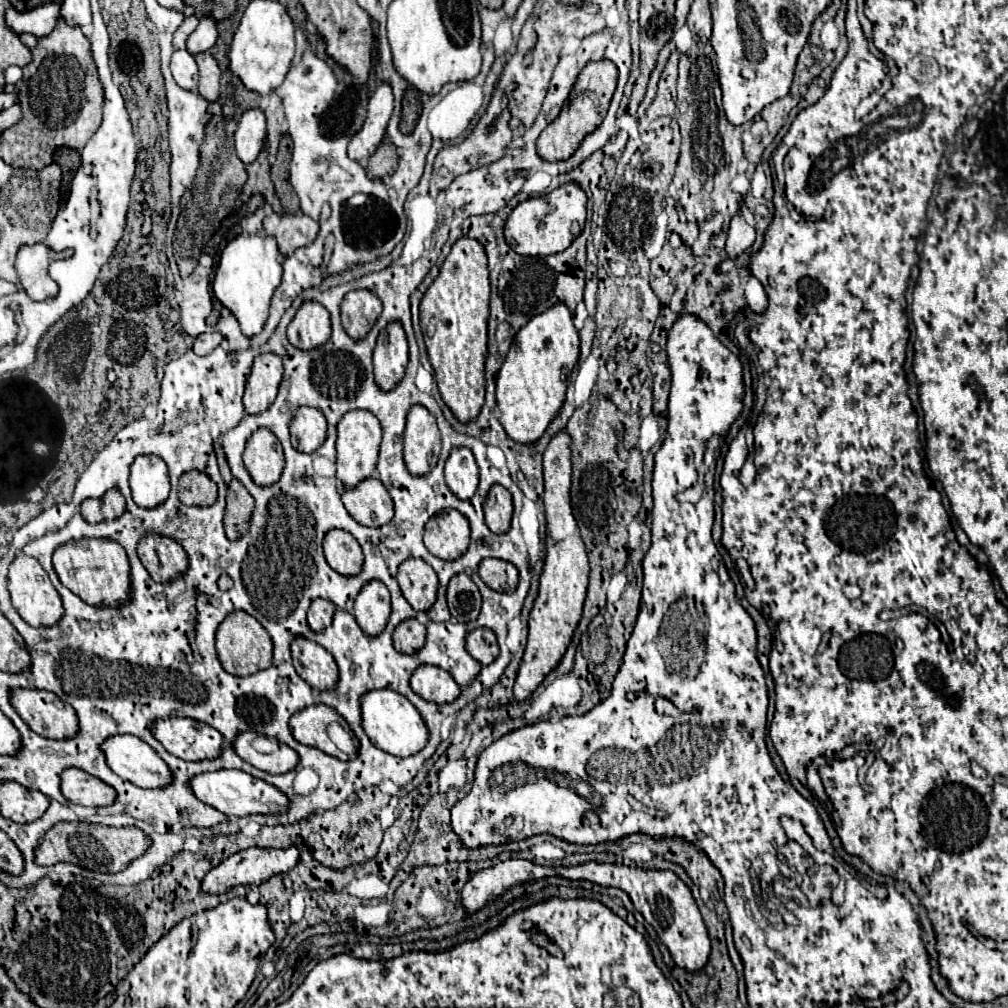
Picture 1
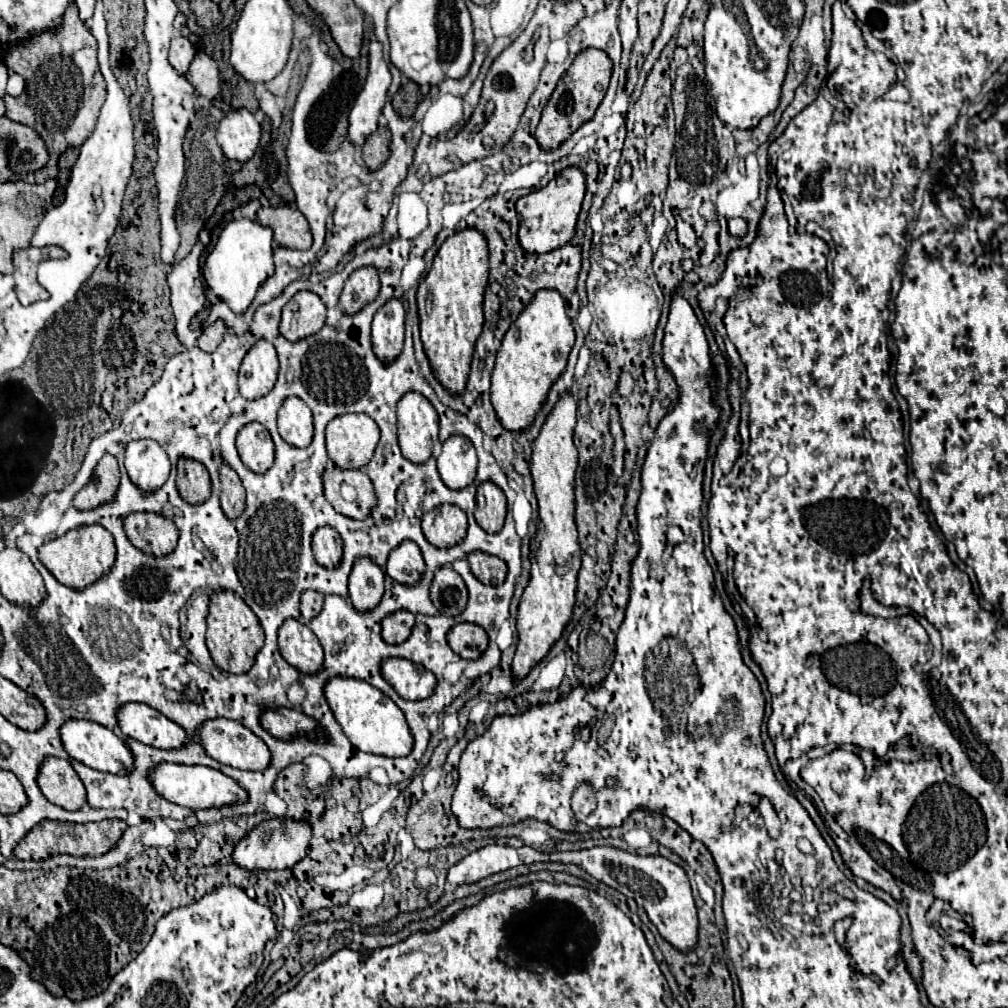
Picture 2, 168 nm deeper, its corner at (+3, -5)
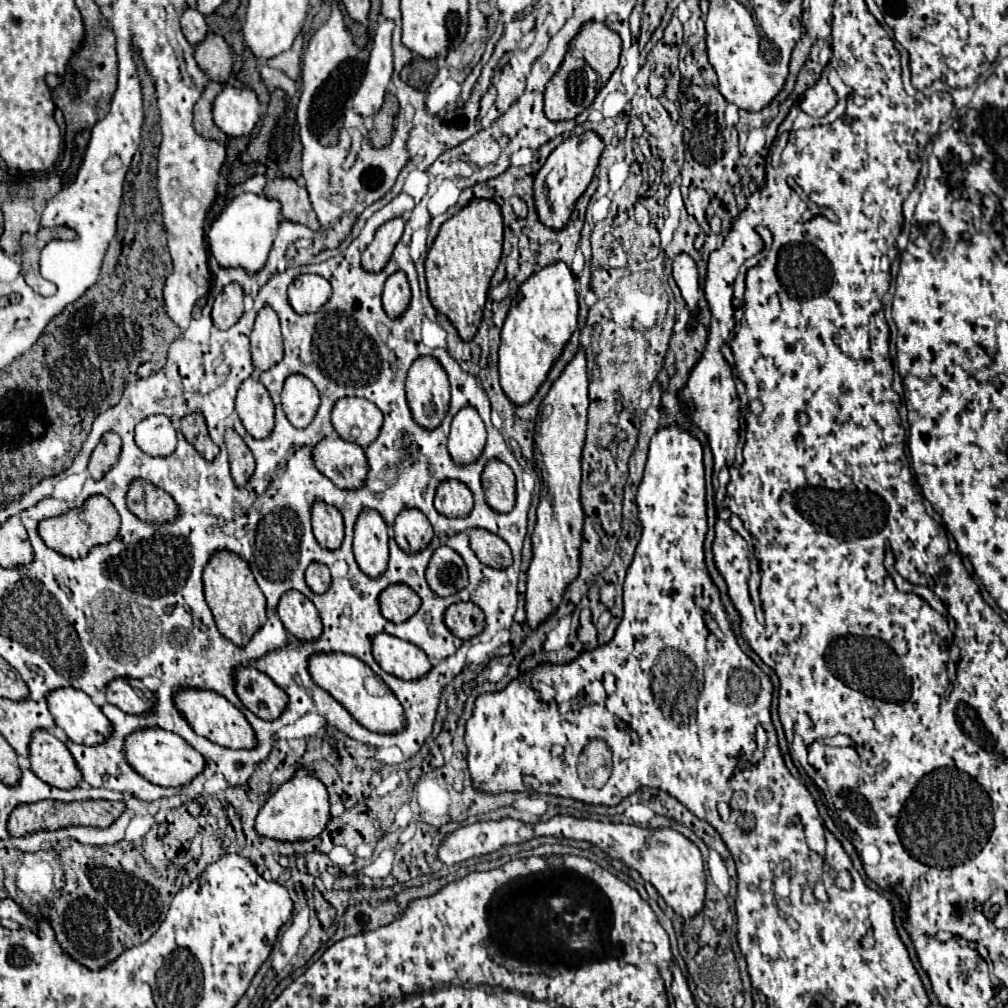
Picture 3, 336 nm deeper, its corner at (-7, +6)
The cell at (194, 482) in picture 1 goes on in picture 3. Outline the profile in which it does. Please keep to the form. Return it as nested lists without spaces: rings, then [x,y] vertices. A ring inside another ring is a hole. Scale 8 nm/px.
[[[193,413],[181,419],[181,433],[199,451],[199,455],[205,461],[213,461],[219,455],[219,447],[211,441],[205,427],[205,419],[199,413]]]

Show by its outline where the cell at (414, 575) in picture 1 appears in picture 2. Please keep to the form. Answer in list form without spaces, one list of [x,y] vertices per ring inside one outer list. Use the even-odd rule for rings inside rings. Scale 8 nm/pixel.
[[[403,540],[397,548],[391,550],[387,558],[387,574],[401,584],[415,584],[425,570],[421,550],[415,542]]]

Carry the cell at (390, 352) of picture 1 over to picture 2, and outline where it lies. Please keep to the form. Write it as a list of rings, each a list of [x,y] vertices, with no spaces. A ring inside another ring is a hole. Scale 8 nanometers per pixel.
[[[387,300],[373,318],[373,348],[383,360],[393,360],[403,344],[405,310],[401,300]]]

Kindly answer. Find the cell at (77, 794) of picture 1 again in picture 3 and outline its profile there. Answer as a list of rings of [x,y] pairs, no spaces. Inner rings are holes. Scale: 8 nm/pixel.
[[[39,729],[33,733],[29,745],[31,771],[45,783],[59,789],[75,789],[83,781],[79,767],[75,765],[71,751],[53,733]]]

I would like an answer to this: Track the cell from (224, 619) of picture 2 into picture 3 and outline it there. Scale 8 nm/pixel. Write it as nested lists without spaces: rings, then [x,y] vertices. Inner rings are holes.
[[[219,551],[217,555],[211,557],[209,565],[203,571],[203,585],[205,585],[205,599],[209,609],[213,611],[219,633],[227,637],[233,645],[245,647],[267,621],[265,595],[255,583],[249,565],[229,551]]]

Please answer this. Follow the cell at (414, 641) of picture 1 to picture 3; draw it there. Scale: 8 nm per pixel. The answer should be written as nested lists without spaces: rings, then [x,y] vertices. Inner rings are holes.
[[[391,585],[379,595],[381,615],[391,623],[403,623],[417,613],[421,597],[407,585]]]

